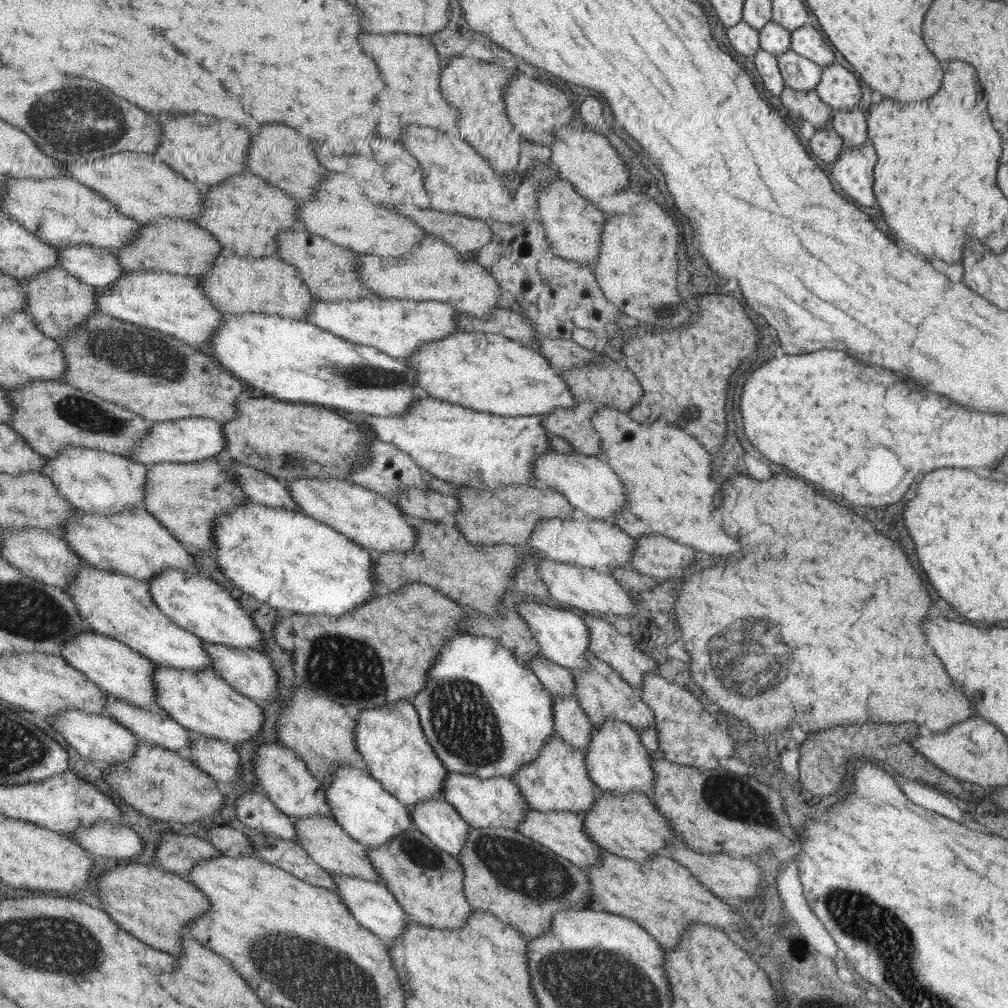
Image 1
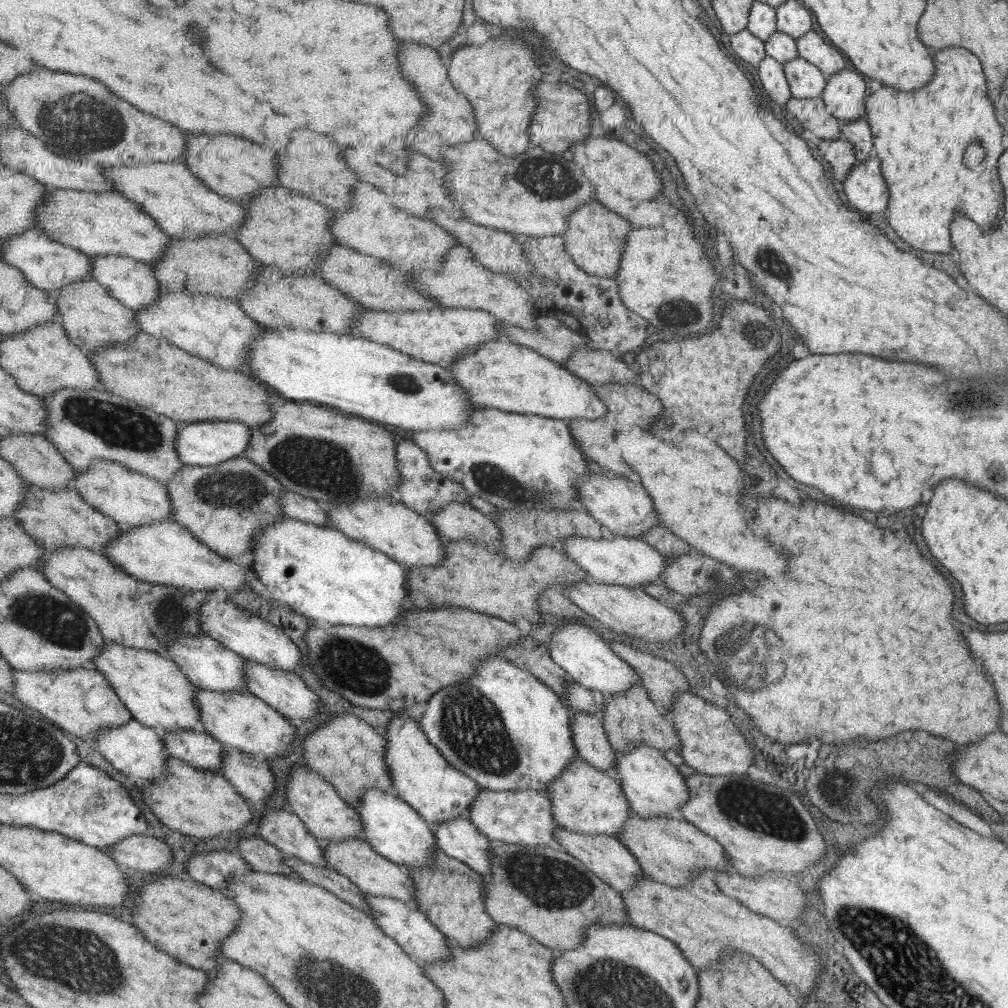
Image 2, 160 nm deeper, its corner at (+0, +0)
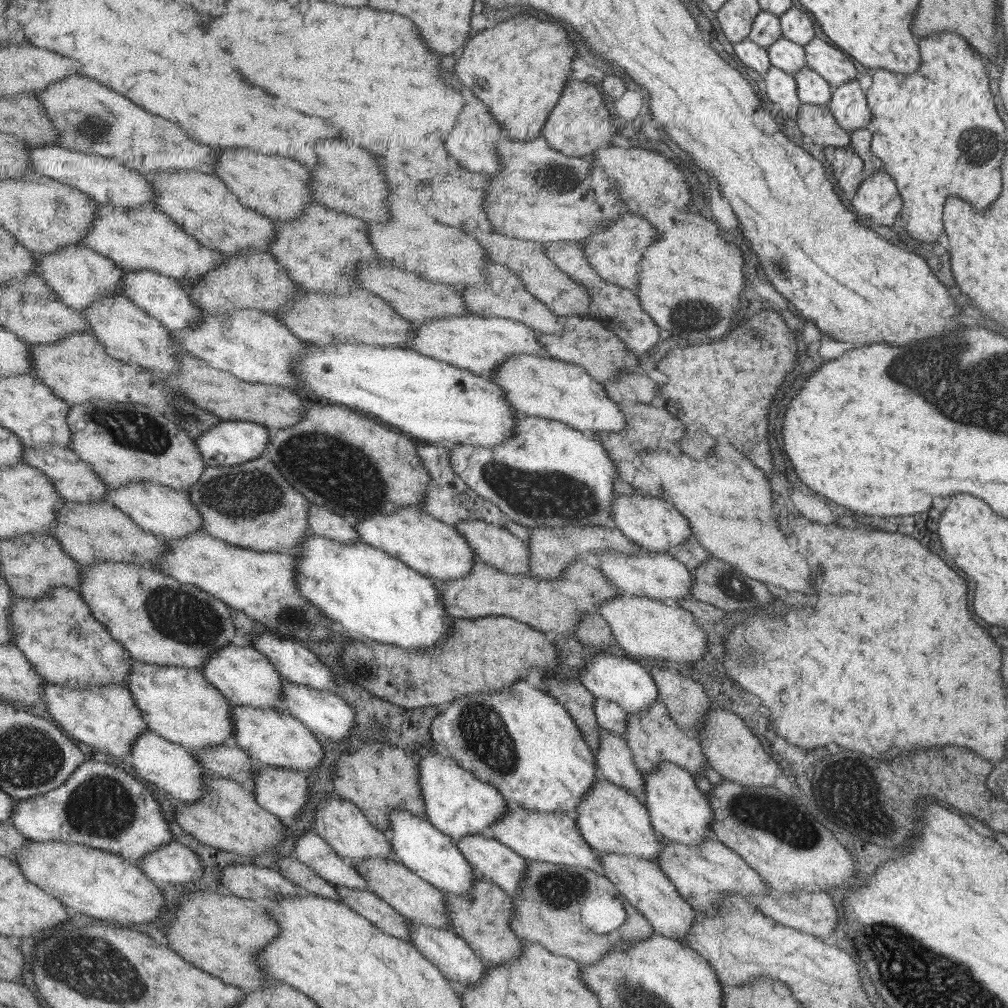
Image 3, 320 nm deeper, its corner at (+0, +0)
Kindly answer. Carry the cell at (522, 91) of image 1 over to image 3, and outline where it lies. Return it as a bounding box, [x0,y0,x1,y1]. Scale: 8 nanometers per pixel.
[540,80,617,157]

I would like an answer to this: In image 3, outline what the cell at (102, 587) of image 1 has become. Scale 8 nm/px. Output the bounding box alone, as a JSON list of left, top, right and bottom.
[200,646,285,709]

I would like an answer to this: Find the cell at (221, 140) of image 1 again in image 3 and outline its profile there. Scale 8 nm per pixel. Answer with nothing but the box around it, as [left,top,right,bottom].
[211,150,315,221]

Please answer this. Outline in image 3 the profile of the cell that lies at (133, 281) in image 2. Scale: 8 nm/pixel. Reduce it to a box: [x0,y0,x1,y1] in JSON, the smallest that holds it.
[121,269,202,330]

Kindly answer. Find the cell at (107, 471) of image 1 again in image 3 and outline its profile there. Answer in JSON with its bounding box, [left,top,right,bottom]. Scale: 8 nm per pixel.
[104,481,202,540]

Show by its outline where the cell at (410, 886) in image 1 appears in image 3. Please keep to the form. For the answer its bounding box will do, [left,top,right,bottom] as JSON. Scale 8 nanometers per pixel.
[442,877,522,965]

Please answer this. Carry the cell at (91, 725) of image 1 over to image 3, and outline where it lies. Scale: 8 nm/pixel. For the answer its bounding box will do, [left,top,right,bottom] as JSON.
[124,730,207,802]

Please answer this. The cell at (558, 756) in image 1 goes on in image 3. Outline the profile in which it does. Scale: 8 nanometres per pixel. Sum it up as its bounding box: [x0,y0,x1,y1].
[572,776,662,862]

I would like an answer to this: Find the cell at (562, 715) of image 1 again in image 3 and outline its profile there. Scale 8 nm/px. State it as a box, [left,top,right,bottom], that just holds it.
[593,728,644,798]

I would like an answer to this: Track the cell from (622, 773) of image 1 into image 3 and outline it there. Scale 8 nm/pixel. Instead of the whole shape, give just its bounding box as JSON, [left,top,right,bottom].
[641,762,714,846]

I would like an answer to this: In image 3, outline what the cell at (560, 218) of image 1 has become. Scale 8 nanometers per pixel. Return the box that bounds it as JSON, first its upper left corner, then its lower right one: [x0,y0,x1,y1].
[583,214,657,290]

